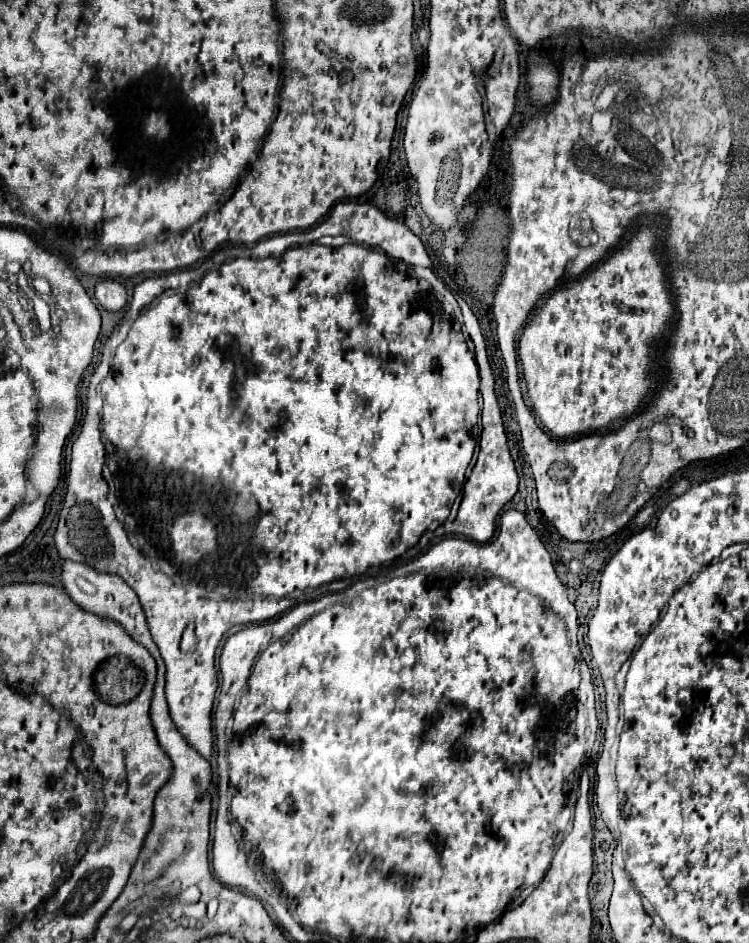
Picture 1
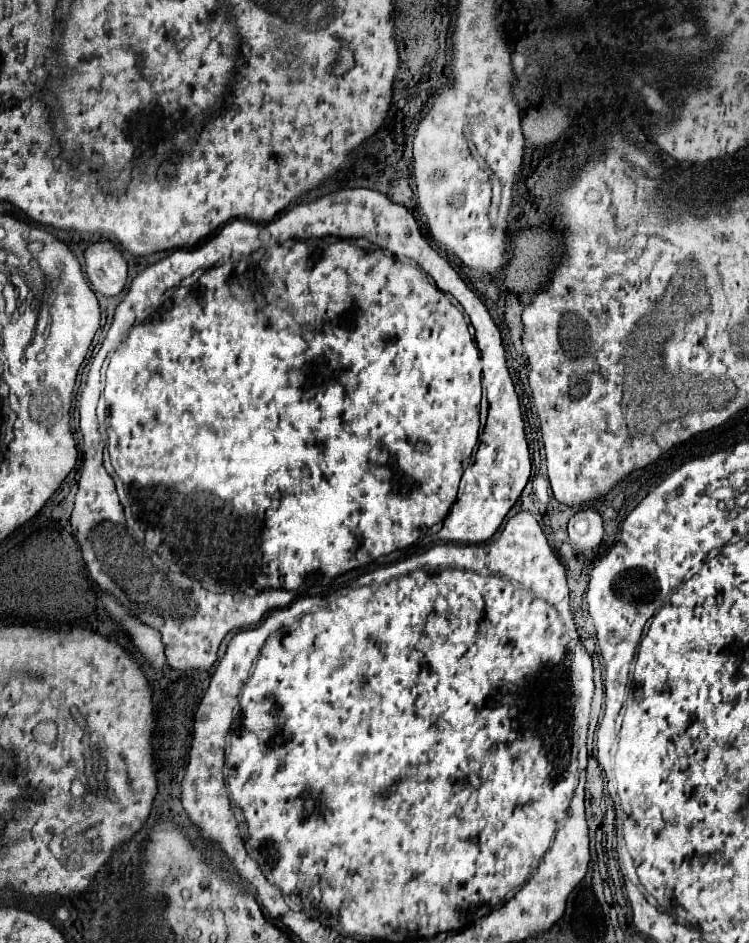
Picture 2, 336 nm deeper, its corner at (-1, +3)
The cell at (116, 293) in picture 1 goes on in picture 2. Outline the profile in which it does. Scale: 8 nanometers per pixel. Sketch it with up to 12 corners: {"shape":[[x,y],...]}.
{"shape":[[105,237],[87,247],[85,271],[93,289],[119,295],[127,261]]}

